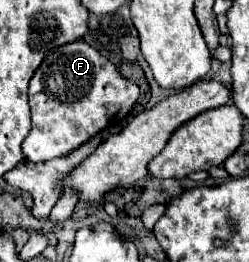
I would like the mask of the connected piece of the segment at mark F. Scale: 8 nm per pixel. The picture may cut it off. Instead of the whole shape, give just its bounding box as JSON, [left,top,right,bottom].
[22,40,138,162]

